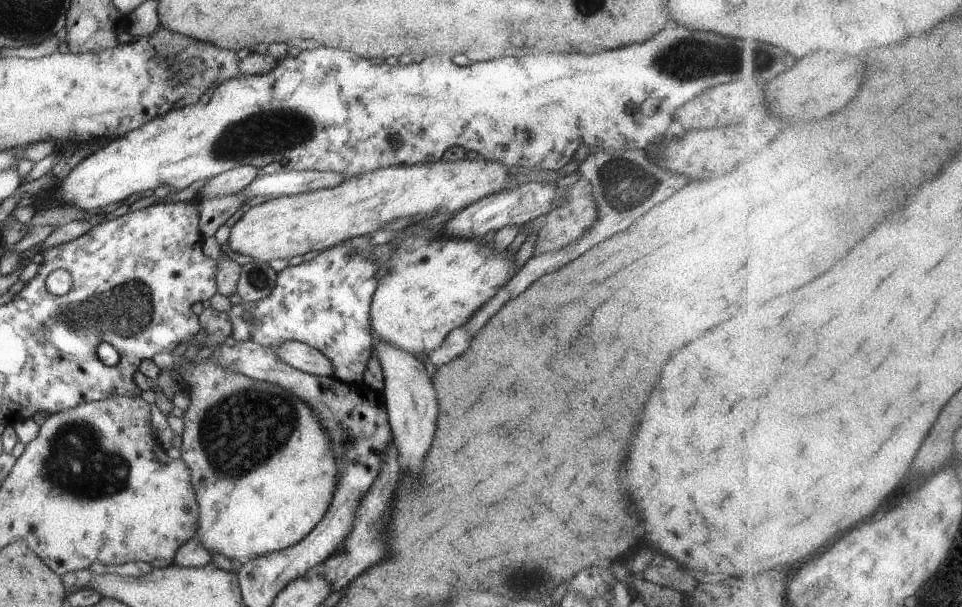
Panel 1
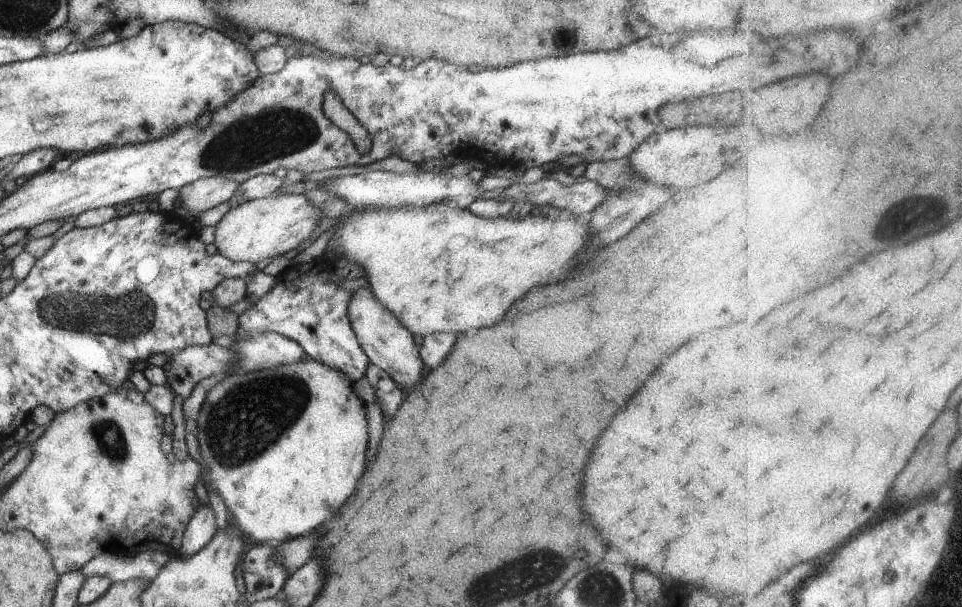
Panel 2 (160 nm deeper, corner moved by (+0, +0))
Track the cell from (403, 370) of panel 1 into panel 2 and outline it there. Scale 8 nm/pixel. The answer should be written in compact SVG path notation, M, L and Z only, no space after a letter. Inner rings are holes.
M370 286L361 287L351 294L348 301L348 318L352 330L371 364L378 365L391 376L393 381L408 390L414 388L423 379L422 368L425 364L420 358L419 346L414 342L412 332L376 298Z

